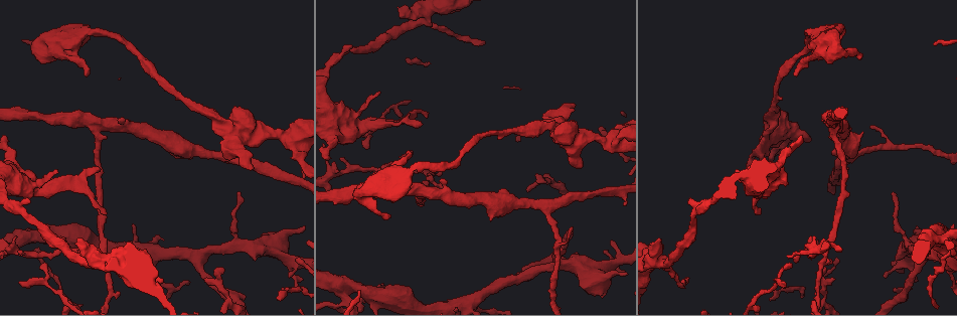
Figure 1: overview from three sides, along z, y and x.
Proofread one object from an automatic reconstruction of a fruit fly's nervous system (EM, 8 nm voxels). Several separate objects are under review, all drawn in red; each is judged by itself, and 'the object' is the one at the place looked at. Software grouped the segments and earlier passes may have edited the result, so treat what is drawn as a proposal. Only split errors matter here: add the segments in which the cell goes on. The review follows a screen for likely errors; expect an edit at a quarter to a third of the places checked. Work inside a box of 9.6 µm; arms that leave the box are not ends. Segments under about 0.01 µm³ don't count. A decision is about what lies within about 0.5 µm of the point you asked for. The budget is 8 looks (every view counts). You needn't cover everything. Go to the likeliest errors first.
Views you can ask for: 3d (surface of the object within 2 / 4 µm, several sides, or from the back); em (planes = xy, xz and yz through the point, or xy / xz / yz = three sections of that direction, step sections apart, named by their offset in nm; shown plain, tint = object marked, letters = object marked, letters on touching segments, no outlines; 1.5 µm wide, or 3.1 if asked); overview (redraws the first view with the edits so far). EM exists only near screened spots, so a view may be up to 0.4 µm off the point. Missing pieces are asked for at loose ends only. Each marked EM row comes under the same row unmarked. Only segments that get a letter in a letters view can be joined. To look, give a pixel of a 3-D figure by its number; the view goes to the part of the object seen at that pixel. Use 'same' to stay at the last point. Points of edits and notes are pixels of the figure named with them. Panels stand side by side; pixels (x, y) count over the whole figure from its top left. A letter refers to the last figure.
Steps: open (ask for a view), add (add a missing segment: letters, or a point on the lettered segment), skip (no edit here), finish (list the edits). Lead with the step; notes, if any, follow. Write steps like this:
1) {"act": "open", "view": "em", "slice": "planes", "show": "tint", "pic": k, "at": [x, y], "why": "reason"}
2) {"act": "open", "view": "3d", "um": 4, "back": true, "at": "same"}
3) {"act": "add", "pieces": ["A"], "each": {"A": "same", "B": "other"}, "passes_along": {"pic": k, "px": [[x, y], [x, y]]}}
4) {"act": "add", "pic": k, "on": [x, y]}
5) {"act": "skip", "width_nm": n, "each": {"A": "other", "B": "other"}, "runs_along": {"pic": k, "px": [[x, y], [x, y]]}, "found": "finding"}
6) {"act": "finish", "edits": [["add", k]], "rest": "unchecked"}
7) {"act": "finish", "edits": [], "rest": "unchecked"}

{"act": "open", "view": "3d", "um": 4, "pic": 1, "at": [413, 153], "why": "tapers out"}

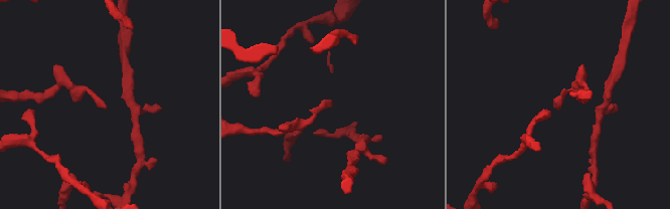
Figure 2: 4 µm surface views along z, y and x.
{"act": "open", "view": "em", "slice": "xz", "step": 4, "show": "tint", "pic": 2, "at": [332, 100], "why": "shape alone is not enough"}

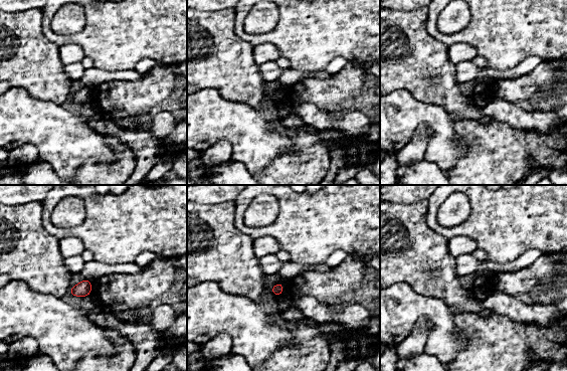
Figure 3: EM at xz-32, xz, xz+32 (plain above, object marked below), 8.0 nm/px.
{"act": "open", "view": "em", "slice": "xz", "step": 4, "show": "letters", "at": "same", "why": "see the neighbours"}

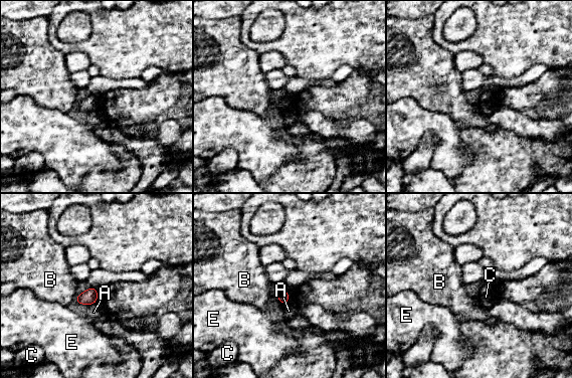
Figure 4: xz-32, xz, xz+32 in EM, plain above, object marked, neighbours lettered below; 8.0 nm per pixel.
{"act": "skip", "width_nm": 90, "each": {"A": "other", "B": "other", "C": "other", "E": "other"}, "border": {"pic": 4, "px": [[287, 290], [289, 295], [288, 303]]}, "found": "none of them fits"}

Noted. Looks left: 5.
{"act": "open", "view": "em", "slice": "yz", "step": 8, "show": "letters", "pic": 1, "at": [756, 212], "why": "thin end"}

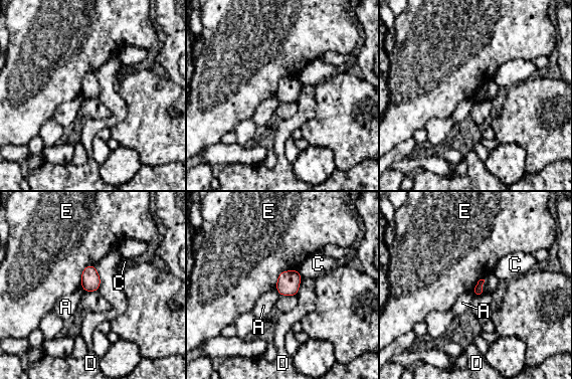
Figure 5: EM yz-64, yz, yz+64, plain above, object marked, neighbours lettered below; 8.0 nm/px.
{"act": "open", "view": "em", "slice": "planes", "show": "letters", "at": "same"}

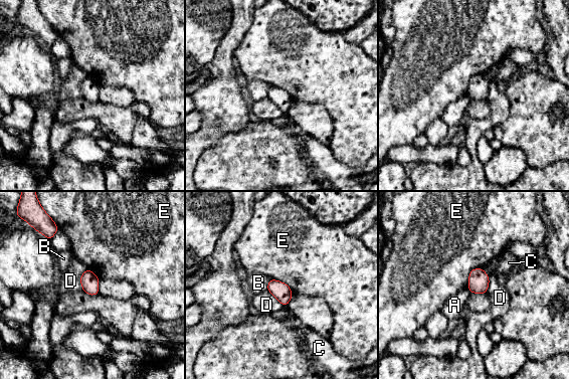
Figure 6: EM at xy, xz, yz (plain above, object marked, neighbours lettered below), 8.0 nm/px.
{"act": "skip", "each": {"A": "other", "B": "other", "C": "other", "D": "other", "E": "other"}, "border": {"pic": 6, "px": [[466, 288], [471, 293]]}, "found": "no lettered segment goes on from it"}

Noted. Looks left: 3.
{"act": "open", "view": "3d", "um": 2, "pic": 1, "at": [388, 218], "why": "an open end"}

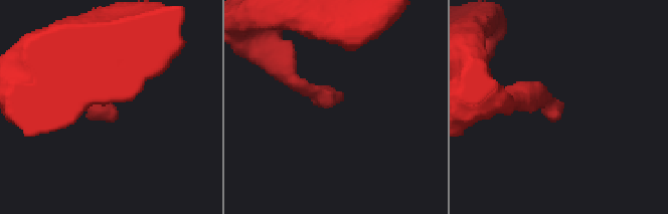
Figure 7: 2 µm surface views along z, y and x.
{"act": "open", "view": "em", "slice": "yz", "step": 8, "show": "letters", "pic": 7, "at": [554, 118]}

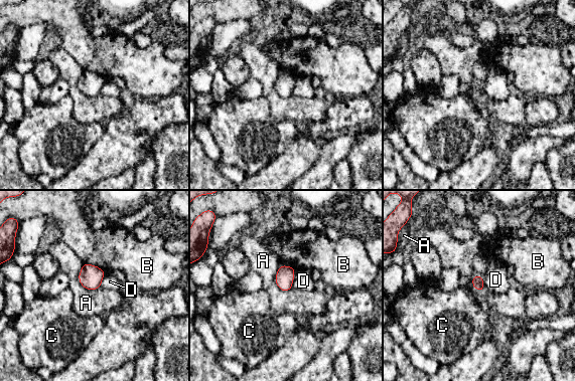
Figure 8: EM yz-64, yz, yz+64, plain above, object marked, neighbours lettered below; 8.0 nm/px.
{"act": "open", "view": "em", "slice": "planes", "show": "letters", "at": "same"}

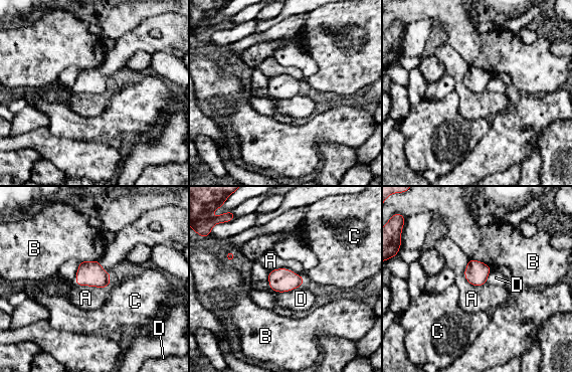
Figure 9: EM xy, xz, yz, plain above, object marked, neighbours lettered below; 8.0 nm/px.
{"act": "skip", "each": {"A": "other", "B": "other", "C": "other", "D": "other"}, "border": {"pic": 9, "px": [[468, 258], [464, 277], [486, 284]]}, "found": "none of them fits"}

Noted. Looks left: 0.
{"act": "finish", "edits": [], "rest": "unchecked"}

